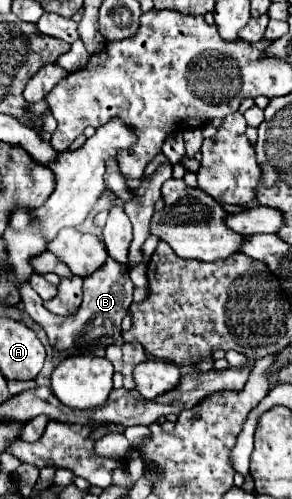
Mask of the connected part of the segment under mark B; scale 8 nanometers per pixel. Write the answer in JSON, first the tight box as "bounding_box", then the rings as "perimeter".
{"bounding_box":[18,257,134,353],"perimeter":[[[112,257],[106,259],[104,269],[98,269],[96,273],[92,273],[84,279],[82,305],[78,307],[76,313],[72,313],[68,317],[48,313],[48,309],[44,309],[44,305],[42,305],[40,295],[28,283],[20,283],[18,291],[22,297],[24,311],[46,329],[50,345],[56,351],[68,353],[68,351],[82,351],[82,349],[108,347],[108,345],[122,345],[124,343],[120,323],[122,323],[122,317],[128,313],[128,307],[132,303],[134,283],[130,281],[126,269],[118,261],[112,261]]]}

